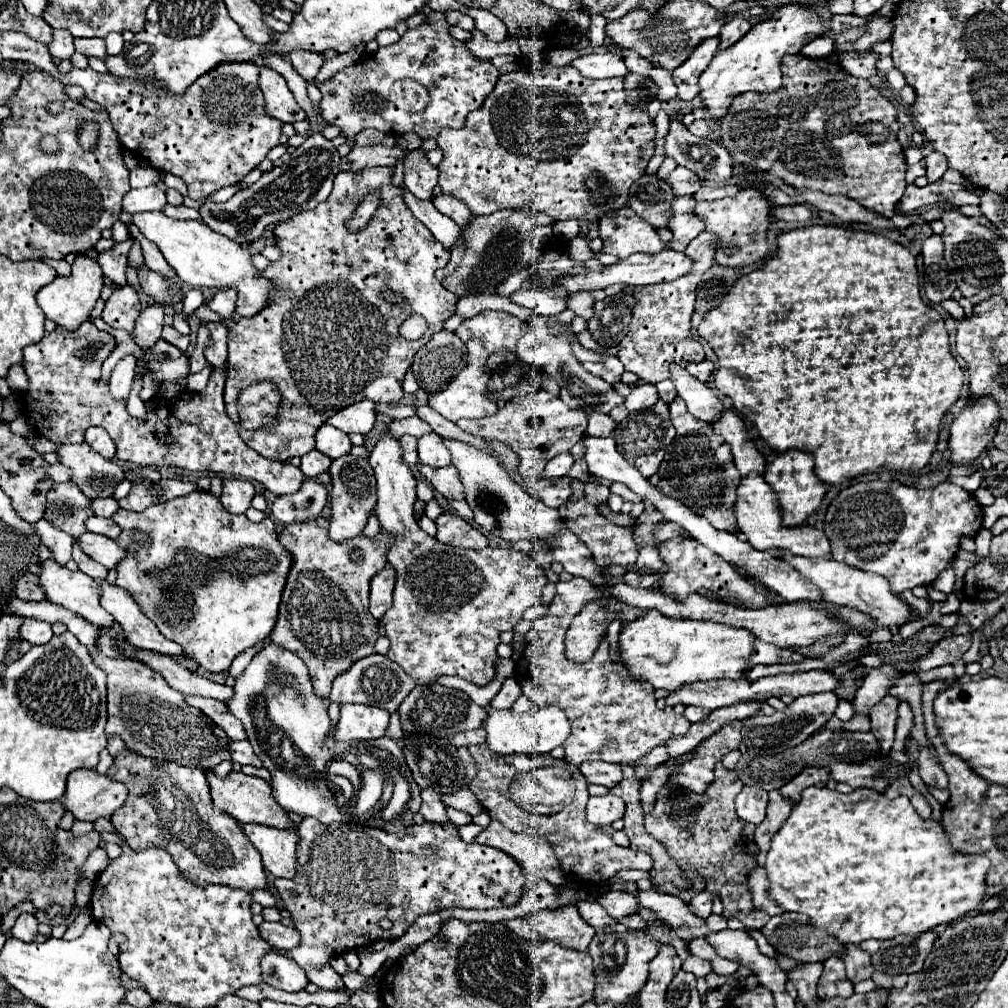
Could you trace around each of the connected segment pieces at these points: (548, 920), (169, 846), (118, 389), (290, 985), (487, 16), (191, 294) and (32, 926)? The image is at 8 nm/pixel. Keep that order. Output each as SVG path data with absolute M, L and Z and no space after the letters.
M574 905L540 909L532 917L528 917L528 921L540 937L576 951L586 951L590 939L594 937L594 929L580 917Z
M126 749L118 757L114 757L112 767L108 769L108 777L122 781L128 787L128 799L124 807L120 807L112 815L112 825L134 851L142 851L150 845L164 847L172 855L174 863L184 873L184 877L200 887L226 885L226 887L242 889L246 893L252 893L256 889L266 889L266 871L264 871L258 851L252 847L252 843L248 843L238 821L234 821L230 815L218 811L212 805L208 779L202 769L148 759Z
M128 355L128 357L120 359L118 365L112 371L112 377L110 377L110 383L108 383L112 399L126 401L128 395L130 395L134 377L136 377L136 359L134 359L134 355Z
M270 951L262 957L262 977L270 987L284 989L284 991L302 991L308 985L306 973L298 963L290 957L282 955L280 951Z
M466 9L466 15L470 15L476 21L476 29L480 29L488 39L492 41L504 41L506 39L506 25L492 15L486 9Z
M190 289L190 291L186 293L184 301L182 301L182 305L184 305L182 315L188 317L188 315L190 315L194 309L198 309L202 303L204 303L204 295L202 295L202 291L200 291L200 289Z
M28 913L20 915L16 919L16 925L12 927L12 937L26 941L26 943L32 943L36 939L36 935L38 935L38 923L36 923L34 915L28 915Z

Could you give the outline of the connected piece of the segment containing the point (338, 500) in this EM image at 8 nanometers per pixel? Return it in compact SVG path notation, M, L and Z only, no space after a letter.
M346 455L338 457L330 465L330 477L332 477L332 515L330 515L330 539L334 541L346 541L354 535L360 535L368 515L374 511L376 503L376 483L374 483L374 471L368 461Z

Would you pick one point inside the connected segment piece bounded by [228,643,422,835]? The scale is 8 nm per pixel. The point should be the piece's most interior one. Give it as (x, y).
(313, 775)

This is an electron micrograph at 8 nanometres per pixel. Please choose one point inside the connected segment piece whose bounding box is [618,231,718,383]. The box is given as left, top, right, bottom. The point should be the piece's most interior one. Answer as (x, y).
(659, 334)

